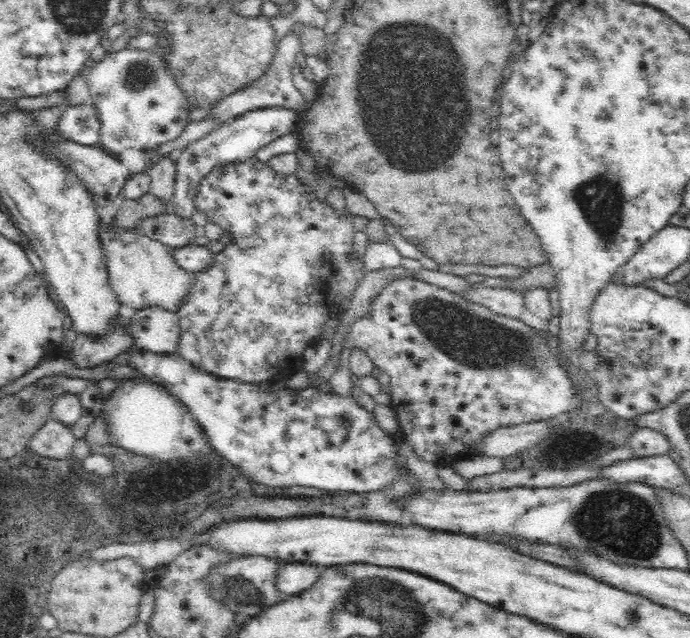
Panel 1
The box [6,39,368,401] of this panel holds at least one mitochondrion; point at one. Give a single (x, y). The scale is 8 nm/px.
(142, 75)

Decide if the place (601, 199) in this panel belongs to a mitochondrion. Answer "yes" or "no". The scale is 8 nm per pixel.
yes

